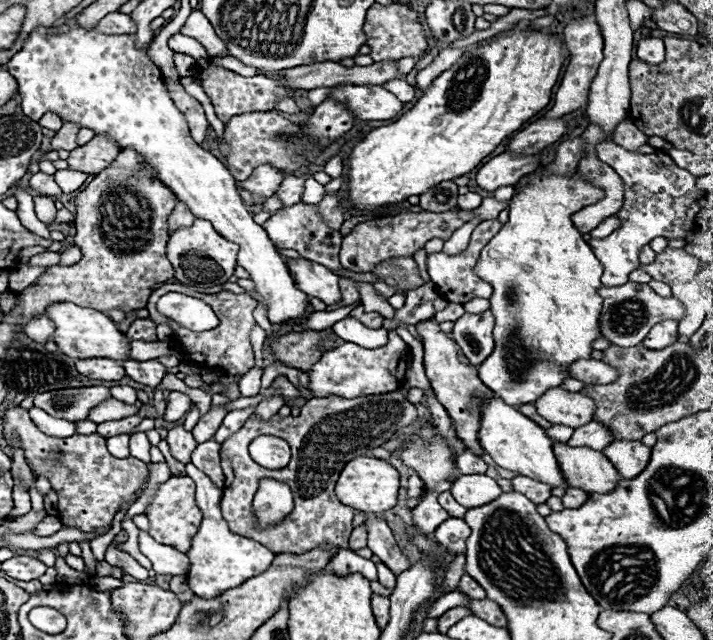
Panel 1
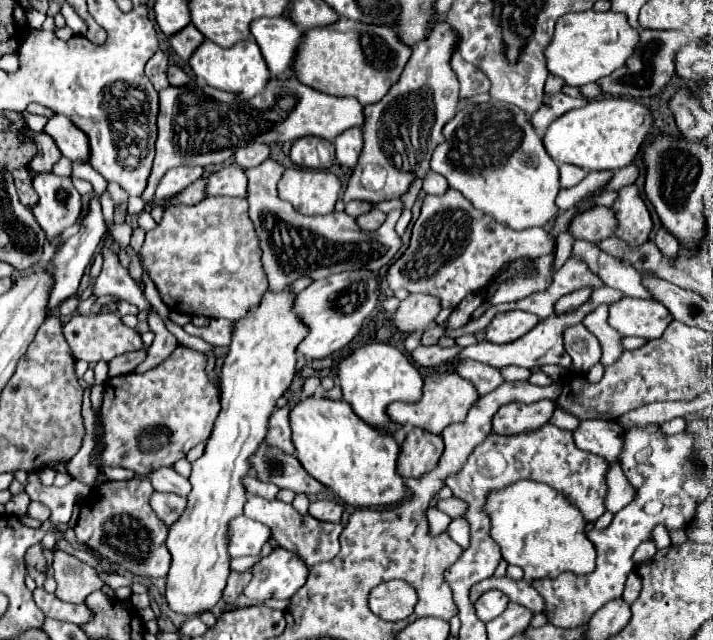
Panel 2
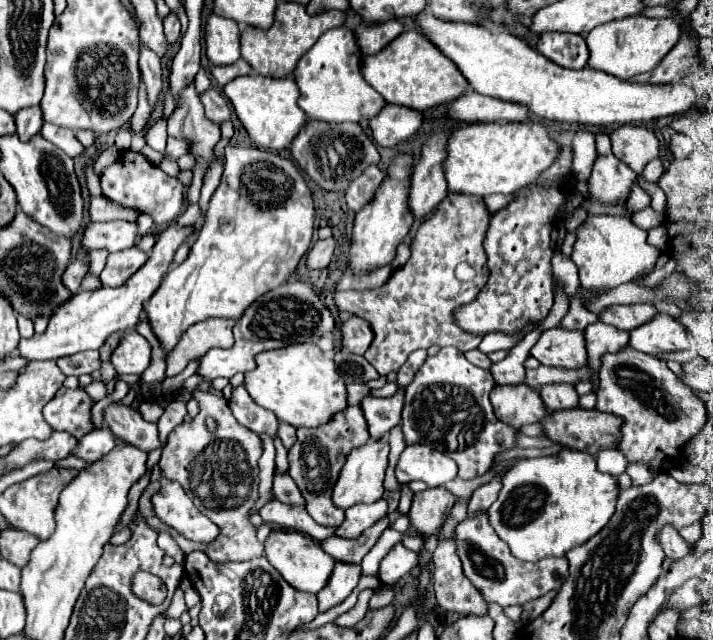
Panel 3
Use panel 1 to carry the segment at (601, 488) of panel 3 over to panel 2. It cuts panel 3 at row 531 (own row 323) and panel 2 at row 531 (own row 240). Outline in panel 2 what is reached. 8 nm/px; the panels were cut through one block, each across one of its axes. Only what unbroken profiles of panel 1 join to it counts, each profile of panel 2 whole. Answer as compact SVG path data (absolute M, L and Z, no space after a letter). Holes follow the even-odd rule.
M518 480L486 496L484 512L490 516L490 536L500 546L502 558L524 570L526 580L554 578L564 570L588 574L594 570L596 550L586 538L586 520L562 492L544 482Z

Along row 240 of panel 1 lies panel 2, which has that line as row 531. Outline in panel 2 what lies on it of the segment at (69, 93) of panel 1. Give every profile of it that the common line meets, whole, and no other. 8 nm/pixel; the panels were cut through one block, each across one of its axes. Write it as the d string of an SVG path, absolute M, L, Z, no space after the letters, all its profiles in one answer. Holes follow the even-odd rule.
M240 516L234 524L230 524L230 556L260 556L268 538L270 528L266 524Z

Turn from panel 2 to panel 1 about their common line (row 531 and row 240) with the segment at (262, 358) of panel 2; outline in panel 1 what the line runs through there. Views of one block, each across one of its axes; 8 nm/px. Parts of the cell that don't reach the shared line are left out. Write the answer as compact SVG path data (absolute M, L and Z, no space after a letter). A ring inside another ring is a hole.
M196 218L190 228L176 230L168 240L168 260L174 266L174 278L180 284L192 286L200 292L216 284L228 282L228 278L234 274L236 268L236 254L238 244L228 242L224 236L220 236L208 220Z

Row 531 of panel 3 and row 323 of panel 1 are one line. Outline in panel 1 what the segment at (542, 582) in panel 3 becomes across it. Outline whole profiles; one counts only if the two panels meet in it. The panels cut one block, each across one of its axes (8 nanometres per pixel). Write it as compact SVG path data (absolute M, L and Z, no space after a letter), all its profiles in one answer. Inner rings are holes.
M490 310L484 314L464 314L462 324L454 324L452 336L458 346L462 346L462 352L466 352L466 358L478 366L490 352L494 350L494 316L490 316Z

